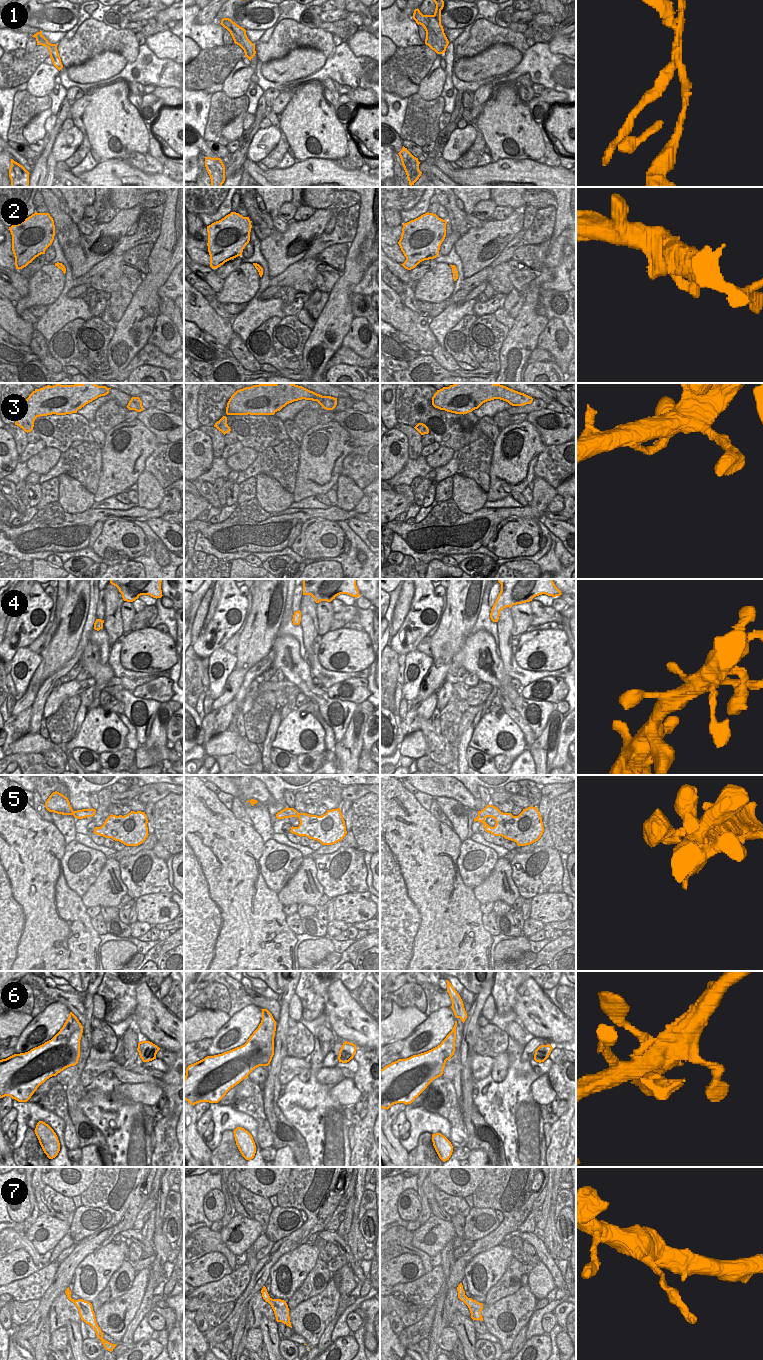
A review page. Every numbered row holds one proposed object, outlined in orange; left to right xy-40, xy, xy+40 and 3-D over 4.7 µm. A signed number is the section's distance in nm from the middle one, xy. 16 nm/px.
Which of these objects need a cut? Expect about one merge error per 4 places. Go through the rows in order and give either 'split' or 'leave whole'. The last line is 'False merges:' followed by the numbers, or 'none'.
1: split
2: leave whole
3: leave whole
4: leave whole
5: leave whole
6: split
7: split
False merges: 1, 6, 7

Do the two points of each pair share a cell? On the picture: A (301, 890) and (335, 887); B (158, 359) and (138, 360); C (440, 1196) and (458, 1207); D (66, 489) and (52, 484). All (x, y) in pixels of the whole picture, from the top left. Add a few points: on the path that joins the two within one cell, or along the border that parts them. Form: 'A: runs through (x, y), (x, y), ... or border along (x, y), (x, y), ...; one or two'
A: border along (315, 866), (317, 880), (322, 886), (324, 894); two
B: runs through (153, 359), (143, 359); one
C: runs through (444, 1200), (454, 1205); one
D: border along (57, 477), (58, 500); two

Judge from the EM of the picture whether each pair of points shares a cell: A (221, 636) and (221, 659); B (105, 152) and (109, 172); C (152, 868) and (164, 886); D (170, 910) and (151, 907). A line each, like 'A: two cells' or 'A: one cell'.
A: two cells
B: two cells
C: one cell
D: one cell

